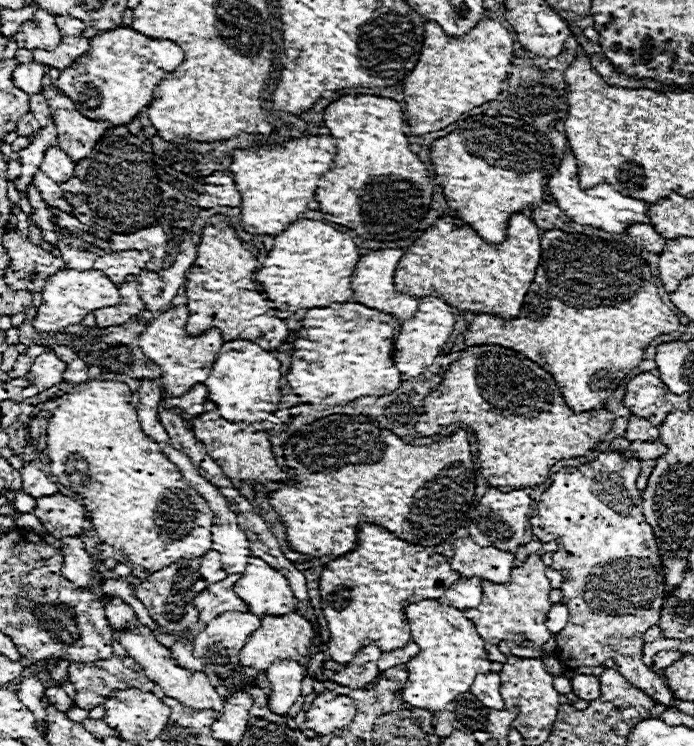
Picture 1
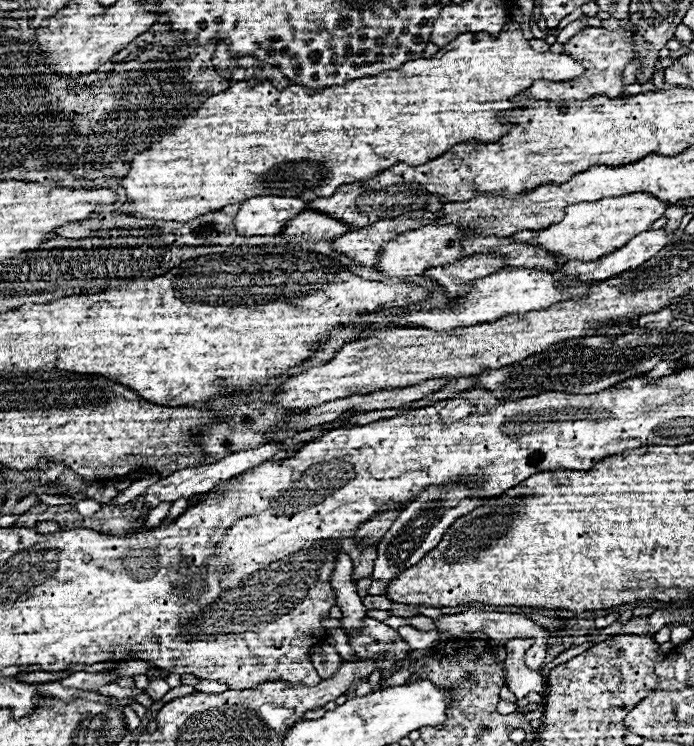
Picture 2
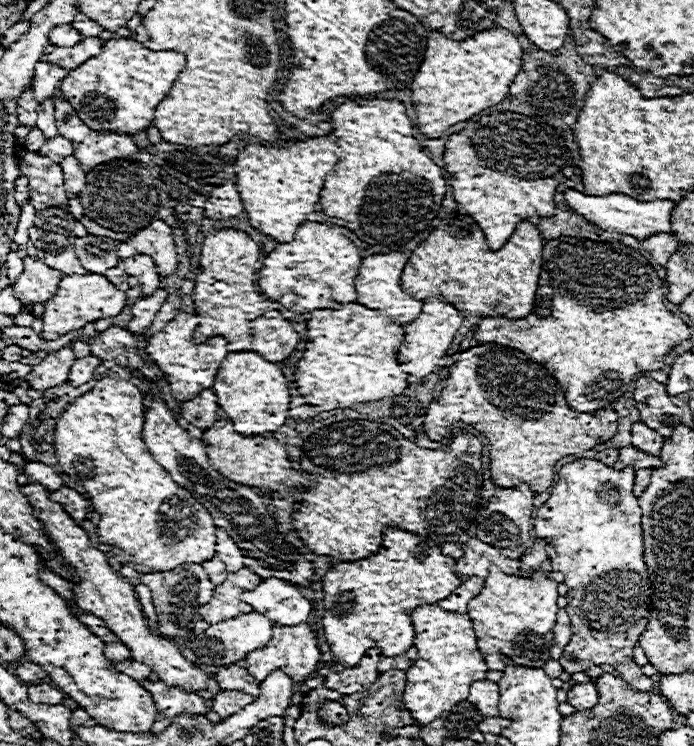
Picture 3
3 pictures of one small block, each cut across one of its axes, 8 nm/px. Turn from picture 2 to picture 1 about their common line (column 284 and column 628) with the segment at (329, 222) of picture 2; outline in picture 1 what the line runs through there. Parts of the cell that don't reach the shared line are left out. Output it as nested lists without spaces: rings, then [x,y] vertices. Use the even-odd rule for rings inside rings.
[[[632,224],[632,226],[628,226],[626,234],[628,234],[638,246],[642,246],[642,248],[648,250],[648,252],[660,254],[660,252],[664,250],[666,240],[664,240],[652,226],[648,226],[648,224]]]

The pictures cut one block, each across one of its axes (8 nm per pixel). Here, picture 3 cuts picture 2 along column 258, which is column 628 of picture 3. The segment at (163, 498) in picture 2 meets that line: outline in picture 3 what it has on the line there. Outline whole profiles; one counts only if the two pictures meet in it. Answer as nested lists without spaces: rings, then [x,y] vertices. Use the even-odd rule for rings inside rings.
[[[626,446],[626,448],[620,448],[620,456],[618,456],[618,462],[614,466],[616,468],[634,466],[636,470],[638,468],[660,468],[662,460],[658,456],[648,456],[646,452],[638,450],[634,446]]]

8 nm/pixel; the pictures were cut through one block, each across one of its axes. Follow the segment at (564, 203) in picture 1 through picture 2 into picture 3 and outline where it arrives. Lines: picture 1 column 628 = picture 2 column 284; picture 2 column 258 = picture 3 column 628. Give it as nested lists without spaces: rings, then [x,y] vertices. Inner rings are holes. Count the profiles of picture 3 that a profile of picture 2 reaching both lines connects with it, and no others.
[[[564,190],[562,192],[566,204],[580,216],[584,216],[588,222],[596,224],[600,230],[606,232],[618,232],[634,236],[636,240],[644,240],[656,232],[668,232],[670,234],[670,212],[674,208],[672,200],[652,200],[642,202],[634,200],[624,194],[606,194],[606,196],[586,196],[578,190]]]

